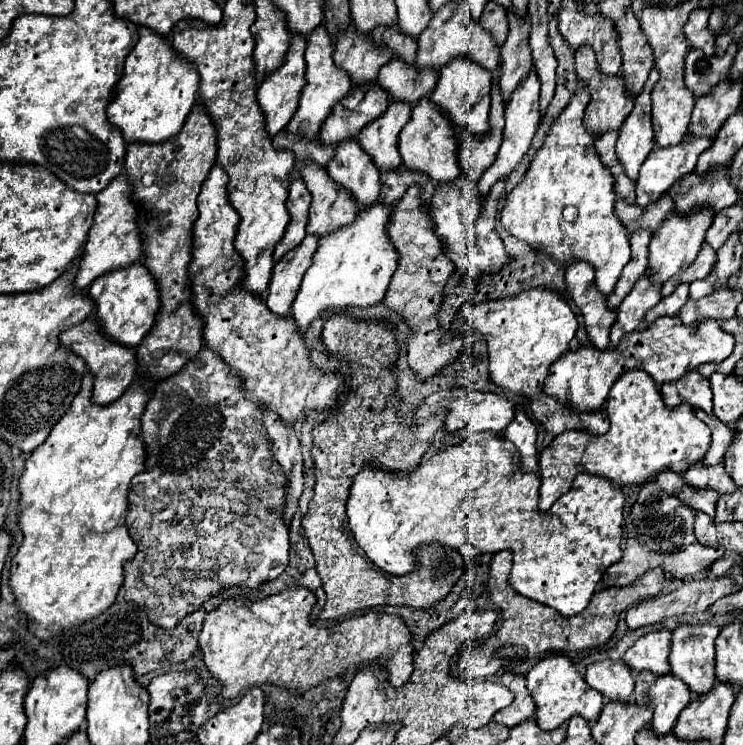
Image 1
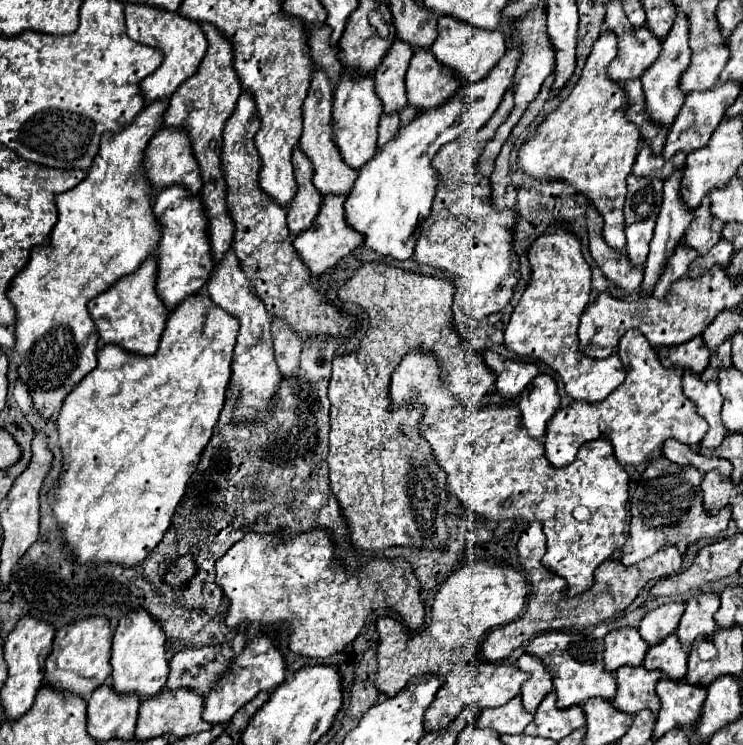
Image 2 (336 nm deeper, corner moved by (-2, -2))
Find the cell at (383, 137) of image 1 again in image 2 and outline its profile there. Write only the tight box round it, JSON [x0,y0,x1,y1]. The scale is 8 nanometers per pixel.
[374,38,414,114]

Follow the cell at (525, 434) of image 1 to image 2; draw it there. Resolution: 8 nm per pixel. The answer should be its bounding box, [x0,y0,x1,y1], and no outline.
[518,374,560,438]

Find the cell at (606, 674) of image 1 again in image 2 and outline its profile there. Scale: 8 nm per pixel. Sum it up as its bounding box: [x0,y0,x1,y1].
[604,628,648,672]

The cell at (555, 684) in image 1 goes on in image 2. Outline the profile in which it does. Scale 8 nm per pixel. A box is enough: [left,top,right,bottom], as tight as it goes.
[526,632,616,708]

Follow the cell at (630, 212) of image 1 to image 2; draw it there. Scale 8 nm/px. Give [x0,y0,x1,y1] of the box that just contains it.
[634,144,686,180]

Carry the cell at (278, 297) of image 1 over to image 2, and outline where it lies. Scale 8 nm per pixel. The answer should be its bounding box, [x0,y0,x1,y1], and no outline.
[294,194,364,276]

